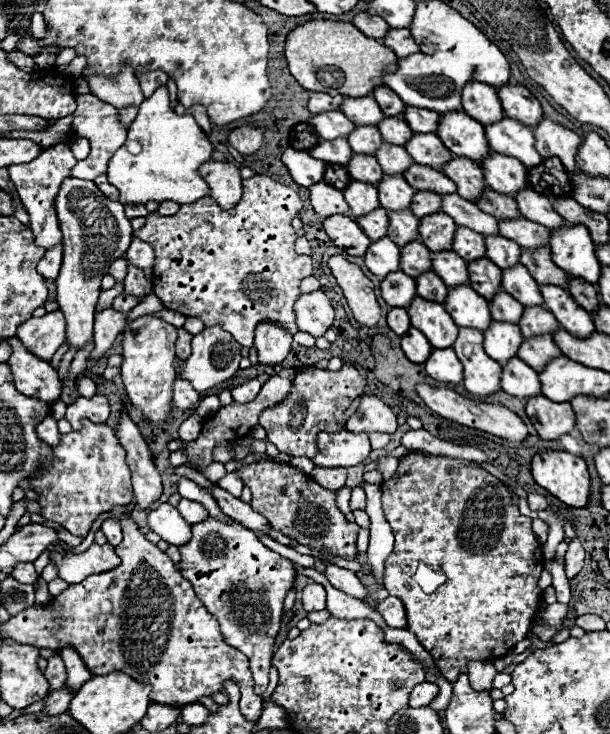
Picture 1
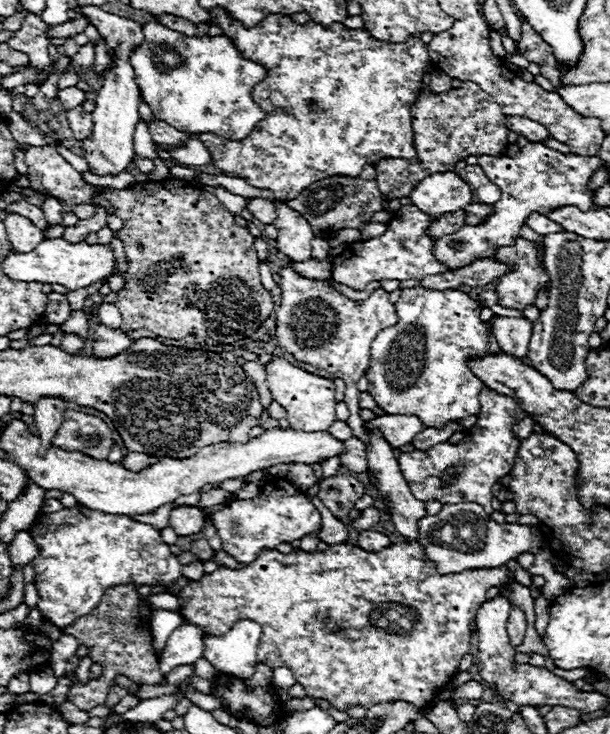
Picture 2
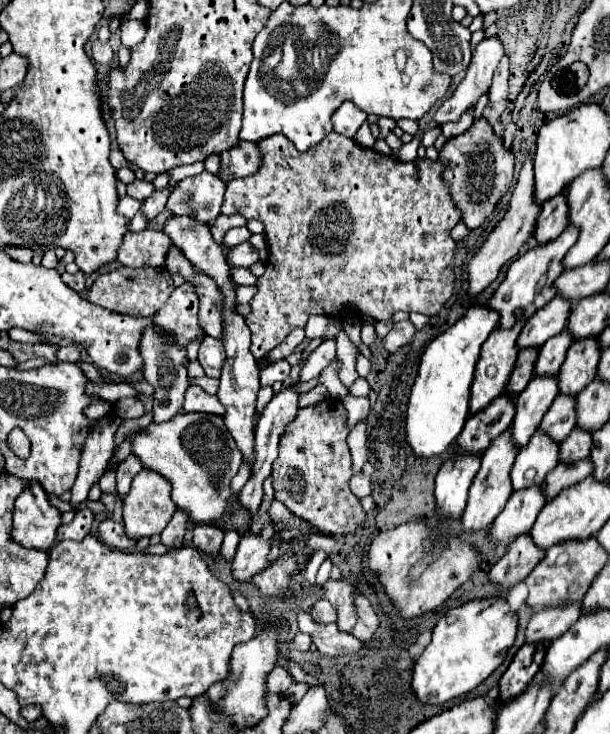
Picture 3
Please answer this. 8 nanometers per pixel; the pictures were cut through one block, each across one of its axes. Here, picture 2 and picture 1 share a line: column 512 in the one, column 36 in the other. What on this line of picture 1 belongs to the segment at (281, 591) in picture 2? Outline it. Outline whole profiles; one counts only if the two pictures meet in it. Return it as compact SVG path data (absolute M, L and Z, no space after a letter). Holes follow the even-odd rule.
M22 562L22 564L18 564L18 566L12 570L12 578L20 580L22 584L34 584L34 582L38 580L32 562Z

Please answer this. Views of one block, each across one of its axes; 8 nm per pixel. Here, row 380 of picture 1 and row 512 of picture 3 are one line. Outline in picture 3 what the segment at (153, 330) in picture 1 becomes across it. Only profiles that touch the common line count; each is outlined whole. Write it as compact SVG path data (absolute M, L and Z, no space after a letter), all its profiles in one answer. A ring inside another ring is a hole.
M142 468L134 480L128 496L124 498L124 528L130 538L144 538L154 536L164 530L164 526L170 522L172 514L176 512L176 504L170 498L170 482L156 474L154 470Z

